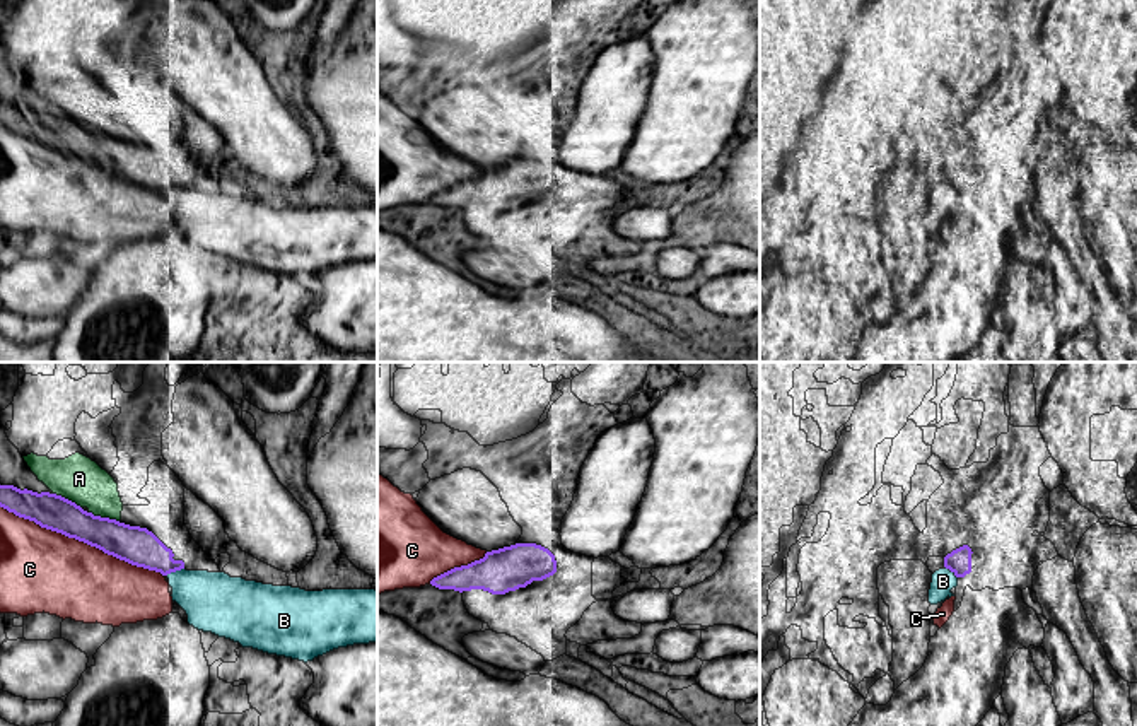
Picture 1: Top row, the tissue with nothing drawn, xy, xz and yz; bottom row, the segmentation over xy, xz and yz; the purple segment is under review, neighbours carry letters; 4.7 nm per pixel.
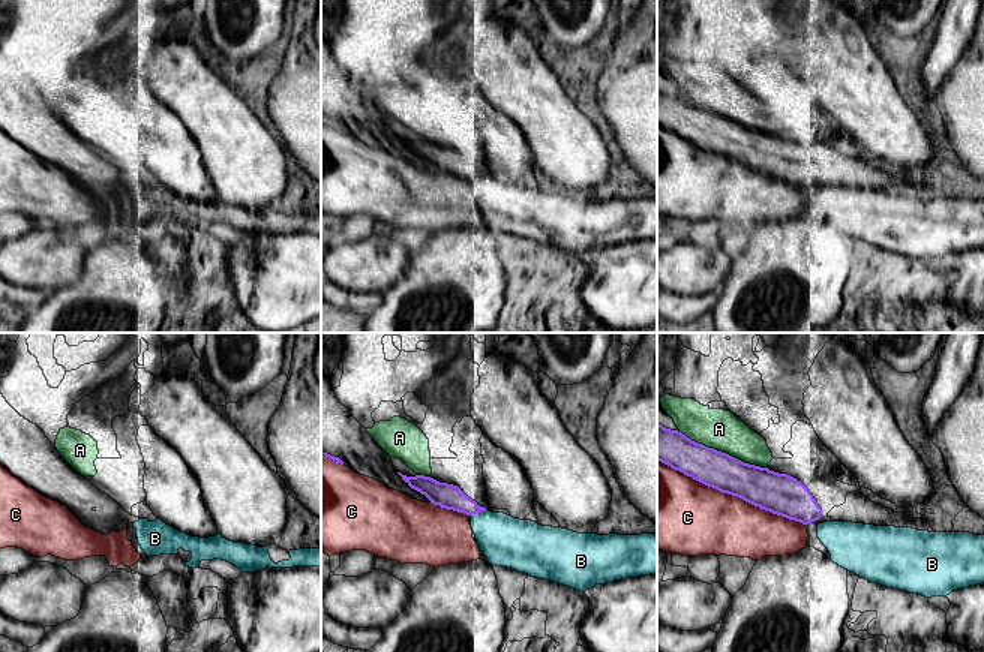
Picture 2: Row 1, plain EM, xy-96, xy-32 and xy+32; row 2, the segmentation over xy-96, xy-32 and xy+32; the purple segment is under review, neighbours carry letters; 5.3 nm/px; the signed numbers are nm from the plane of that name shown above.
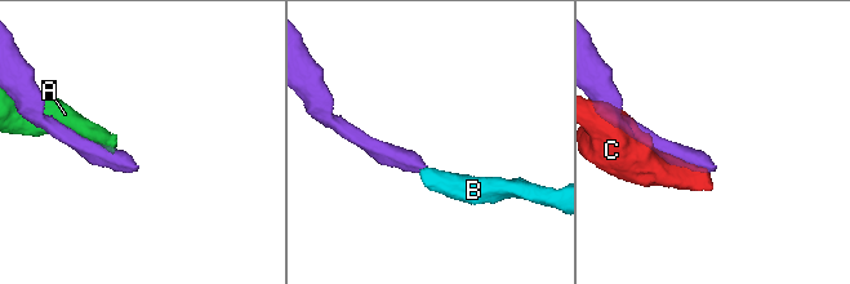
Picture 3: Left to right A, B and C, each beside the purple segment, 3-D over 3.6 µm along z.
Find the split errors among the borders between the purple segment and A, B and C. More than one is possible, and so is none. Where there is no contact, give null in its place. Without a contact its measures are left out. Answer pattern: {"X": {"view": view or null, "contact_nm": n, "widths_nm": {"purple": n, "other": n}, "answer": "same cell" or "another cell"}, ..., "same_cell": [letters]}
{"A": {"view": "xy", "contact_nm": 150, "widths_nm": {"purple": 180, "other": 220}, "answer": "another cell"}, "B": {"view": "xy", "contact_nm": 90, "widths_nm": {"purple": 180, "other": 280}, "answer": "another cell"}, "C": {"view": "xy", "contact_nm": 850, "widths_nm": {"purple": 180, "other": 380}, "answer": "another cell"}, "same_cell": []}

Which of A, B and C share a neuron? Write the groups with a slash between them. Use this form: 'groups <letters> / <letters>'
groups A / B C

